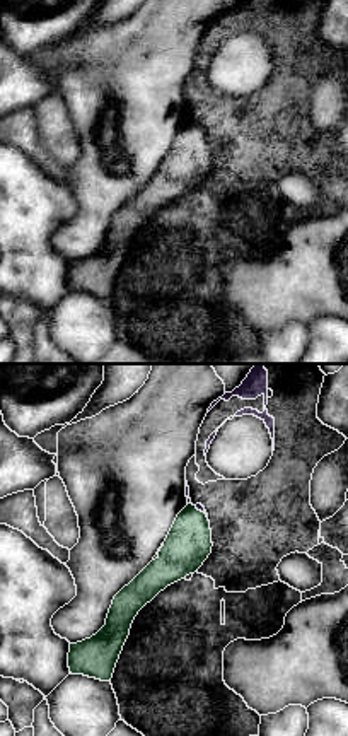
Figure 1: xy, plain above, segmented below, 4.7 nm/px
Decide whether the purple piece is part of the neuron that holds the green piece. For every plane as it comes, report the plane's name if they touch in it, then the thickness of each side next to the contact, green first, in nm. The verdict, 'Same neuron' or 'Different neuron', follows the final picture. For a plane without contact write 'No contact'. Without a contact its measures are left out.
Touches green in xy. Thickness 220 nm (green) against 30 nm

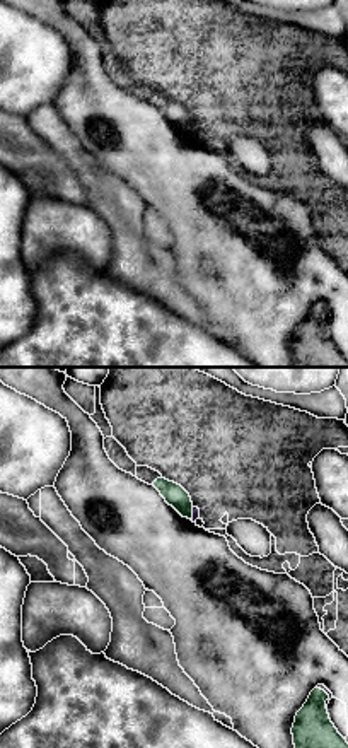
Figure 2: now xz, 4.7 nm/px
Touches green in xz. Thickness 100 nm (green) against 30 nm

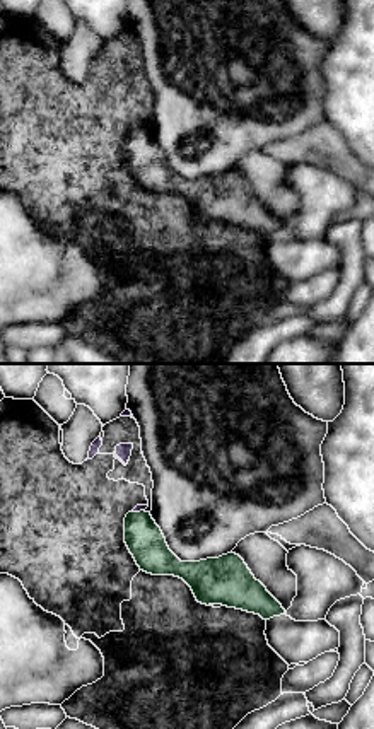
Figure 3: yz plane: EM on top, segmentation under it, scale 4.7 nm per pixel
Touches green in yz. Thickness 180 nm (green) against 30 nm

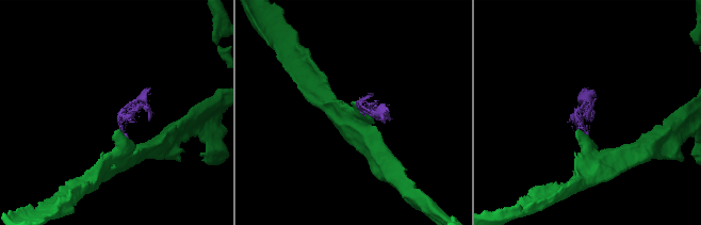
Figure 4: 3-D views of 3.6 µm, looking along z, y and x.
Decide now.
Different neuron

